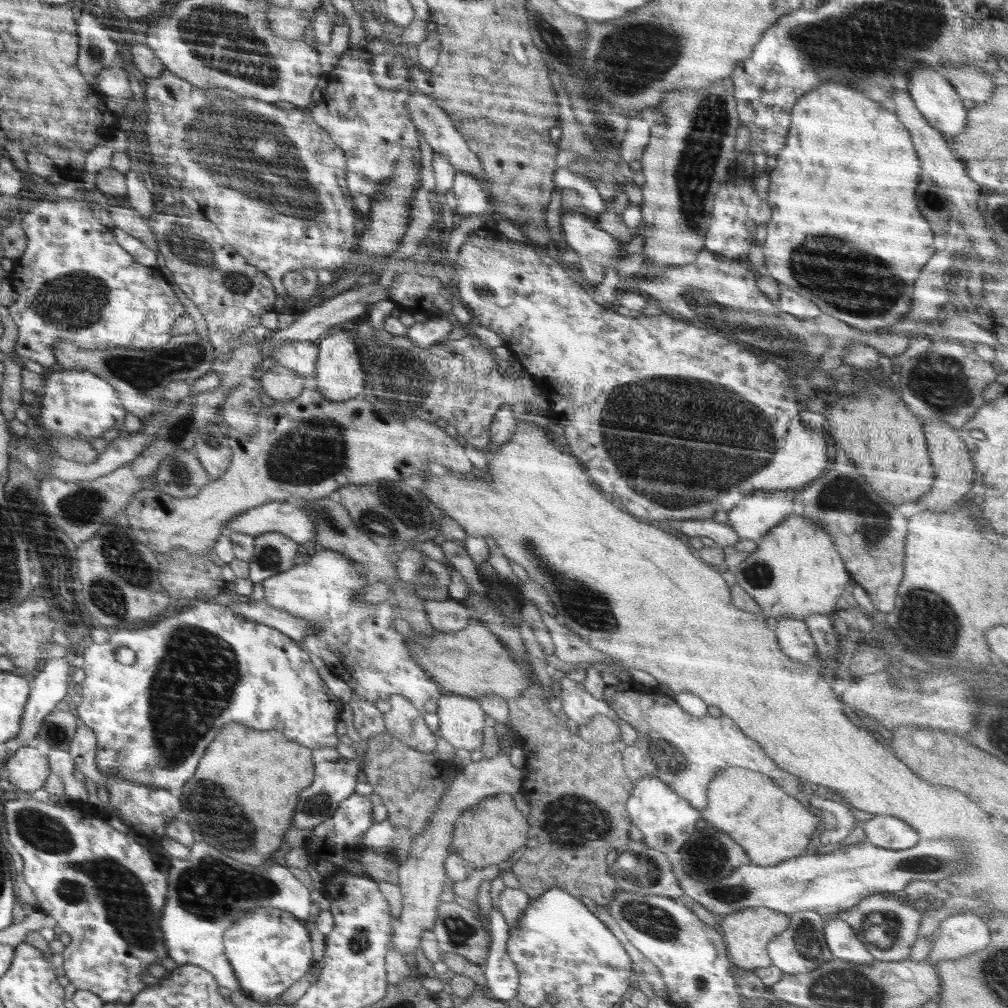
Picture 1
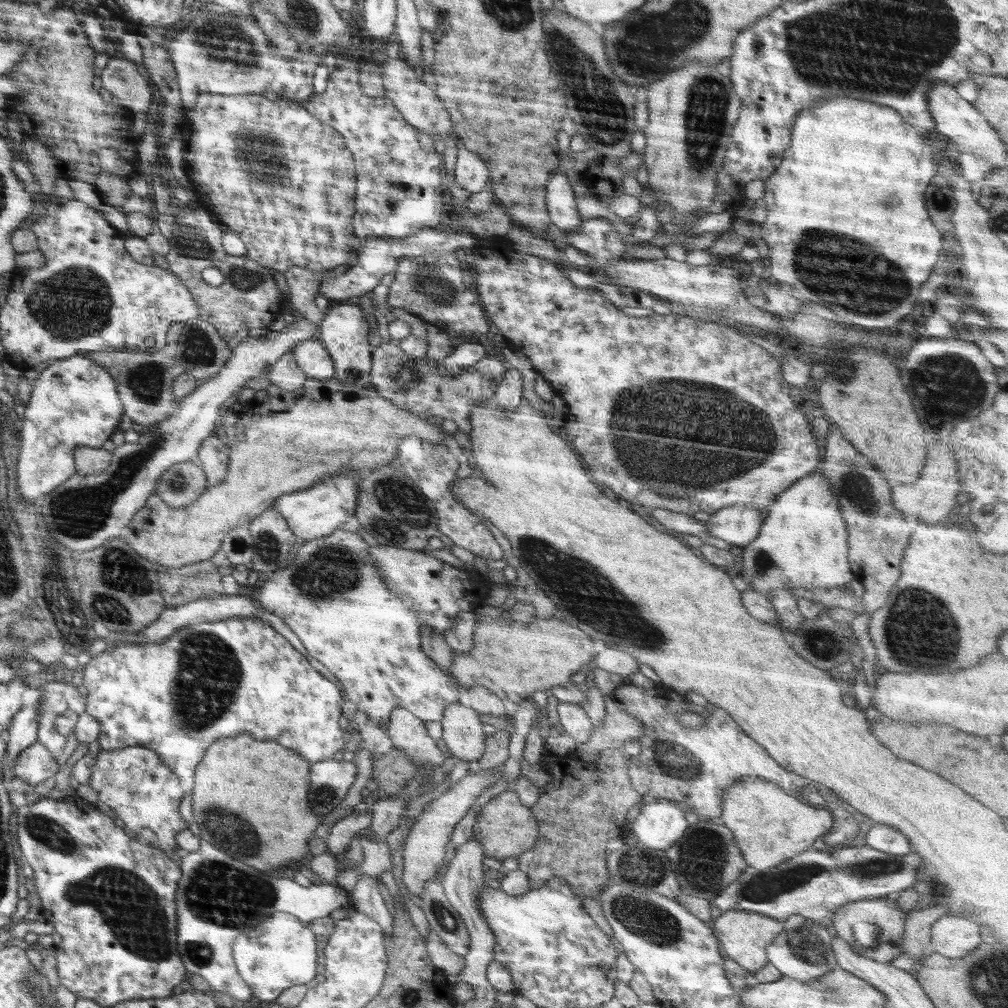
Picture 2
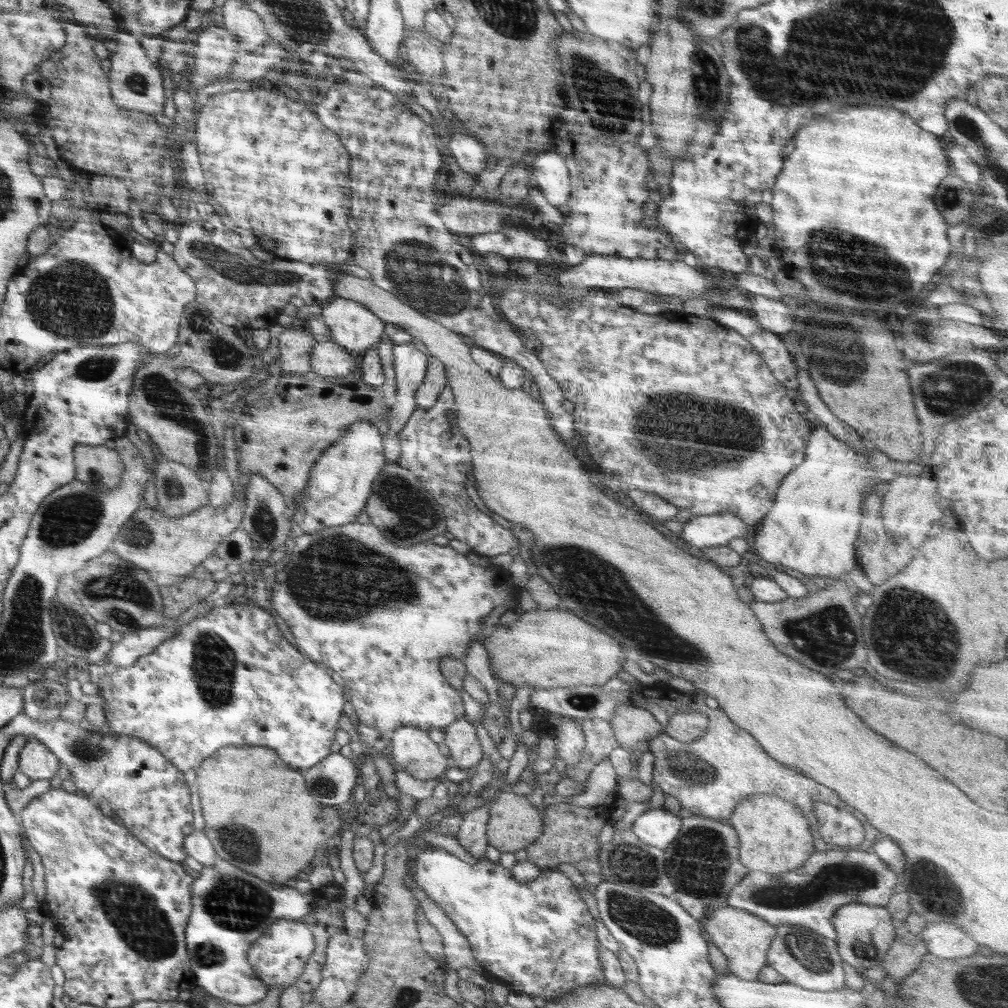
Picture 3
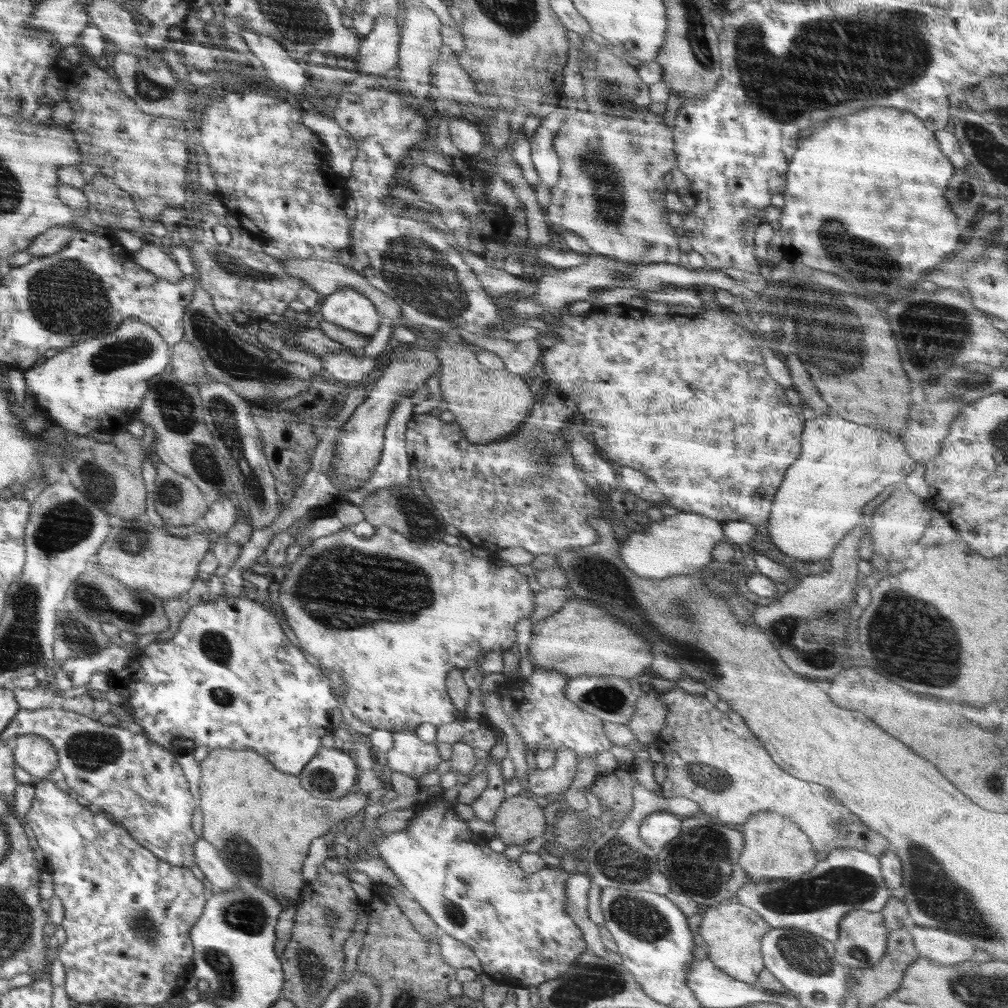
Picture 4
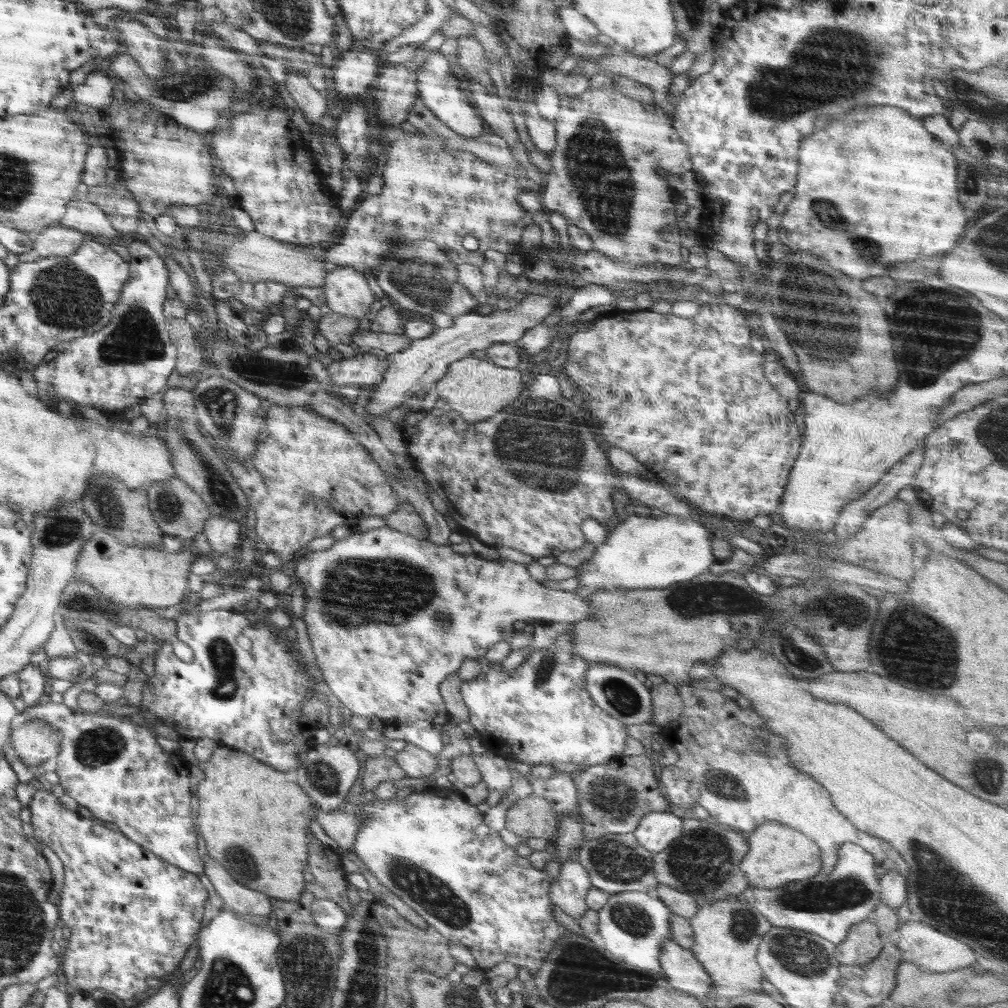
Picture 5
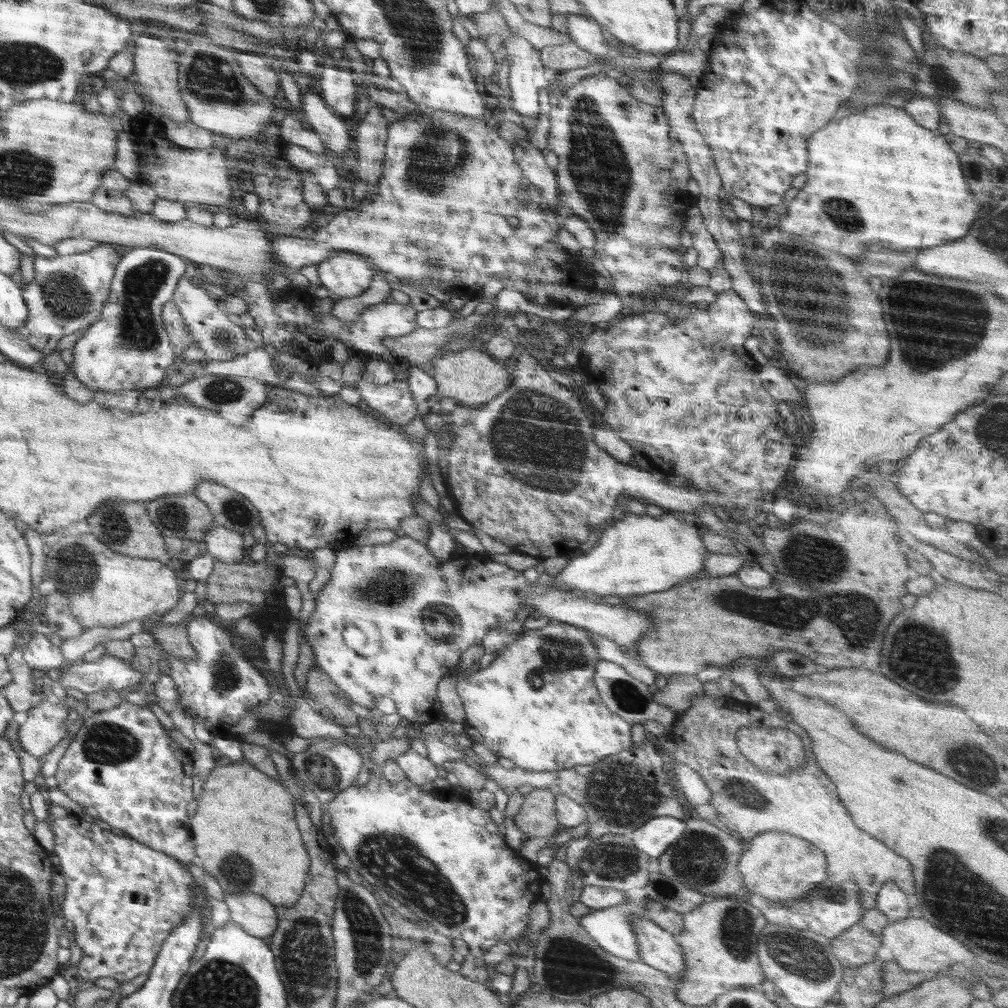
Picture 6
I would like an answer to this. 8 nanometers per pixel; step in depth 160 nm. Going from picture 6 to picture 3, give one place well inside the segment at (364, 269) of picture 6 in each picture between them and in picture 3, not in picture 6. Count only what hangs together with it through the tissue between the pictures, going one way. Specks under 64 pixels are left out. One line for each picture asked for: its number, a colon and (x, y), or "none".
3: (353, 326)
4: (348, 308)
5: (347, 291)

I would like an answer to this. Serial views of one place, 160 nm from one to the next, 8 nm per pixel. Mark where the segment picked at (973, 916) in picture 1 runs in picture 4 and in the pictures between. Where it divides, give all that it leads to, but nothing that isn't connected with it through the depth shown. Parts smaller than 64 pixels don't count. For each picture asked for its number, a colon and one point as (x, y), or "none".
2: (953, 936)
3: (946, 940)
4: (941, 947)

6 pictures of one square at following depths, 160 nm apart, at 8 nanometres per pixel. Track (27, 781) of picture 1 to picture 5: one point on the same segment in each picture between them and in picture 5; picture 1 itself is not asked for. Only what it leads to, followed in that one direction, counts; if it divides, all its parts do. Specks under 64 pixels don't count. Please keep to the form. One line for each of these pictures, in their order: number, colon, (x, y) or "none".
2: (36, 764)
3: (36, 761)
4: (35, 754)
5: (35, 741)

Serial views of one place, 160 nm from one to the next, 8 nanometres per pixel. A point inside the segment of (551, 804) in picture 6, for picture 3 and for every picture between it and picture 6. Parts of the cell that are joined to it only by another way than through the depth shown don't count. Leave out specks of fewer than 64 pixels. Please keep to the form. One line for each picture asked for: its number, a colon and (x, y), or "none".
3: (514, 823)
4: (518, 819)
5: (530, 817)

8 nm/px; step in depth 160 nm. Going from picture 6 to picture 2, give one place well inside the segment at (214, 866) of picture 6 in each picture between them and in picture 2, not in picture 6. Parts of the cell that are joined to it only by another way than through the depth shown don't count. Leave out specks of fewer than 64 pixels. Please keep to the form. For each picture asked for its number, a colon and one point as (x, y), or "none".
2: (249, 798)
3: (259, 815)
4: (262, 821)
5: (254, 822)

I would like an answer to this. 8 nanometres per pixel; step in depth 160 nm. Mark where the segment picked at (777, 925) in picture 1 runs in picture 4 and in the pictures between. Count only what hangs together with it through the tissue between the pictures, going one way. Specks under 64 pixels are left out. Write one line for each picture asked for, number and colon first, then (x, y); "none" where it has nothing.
2: (744, 935)
3: (744, 939)
4: (733, 932)

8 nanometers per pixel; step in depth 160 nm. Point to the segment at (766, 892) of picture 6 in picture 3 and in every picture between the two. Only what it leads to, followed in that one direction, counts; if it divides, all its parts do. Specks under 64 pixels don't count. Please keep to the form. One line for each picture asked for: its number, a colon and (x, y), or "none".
3: (774, 836)
4: (774, 846)
5: (777, 855)

